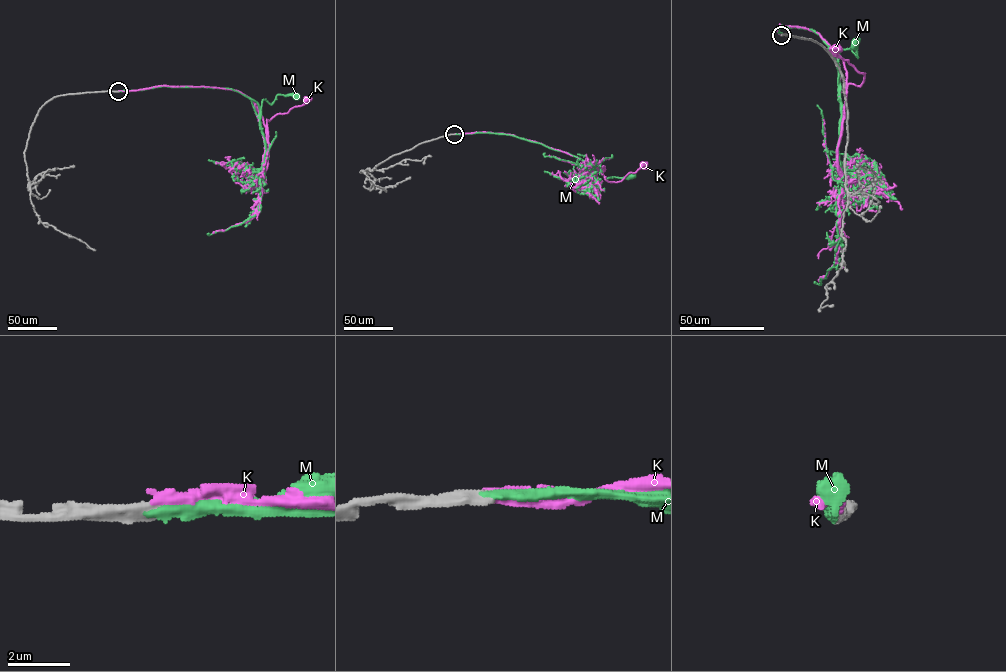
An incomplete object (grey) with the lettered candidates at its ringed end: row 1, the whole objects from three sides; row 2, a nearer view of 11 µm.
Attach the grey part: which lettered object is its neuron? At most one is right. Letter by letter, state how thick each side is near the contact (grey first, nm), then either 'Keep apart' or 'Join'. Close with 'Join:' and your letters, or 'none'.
K: Thickness 380 nm (grey) against 400 nm. Keep apart
M: Thickness 400 nm (grey) against 320 nm. Join
Join: M

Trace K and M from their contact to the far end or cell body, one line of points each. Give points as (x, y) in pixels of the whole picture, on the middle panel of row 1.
K: (454, 134), (503, 133), (541, 143), (577, 157), (595, 171), (604, 170), (608, 181), (621, 181), (642, 164)
M: (454, 134), (514, 135), (590, 161), (606, 178), (631, 176)

